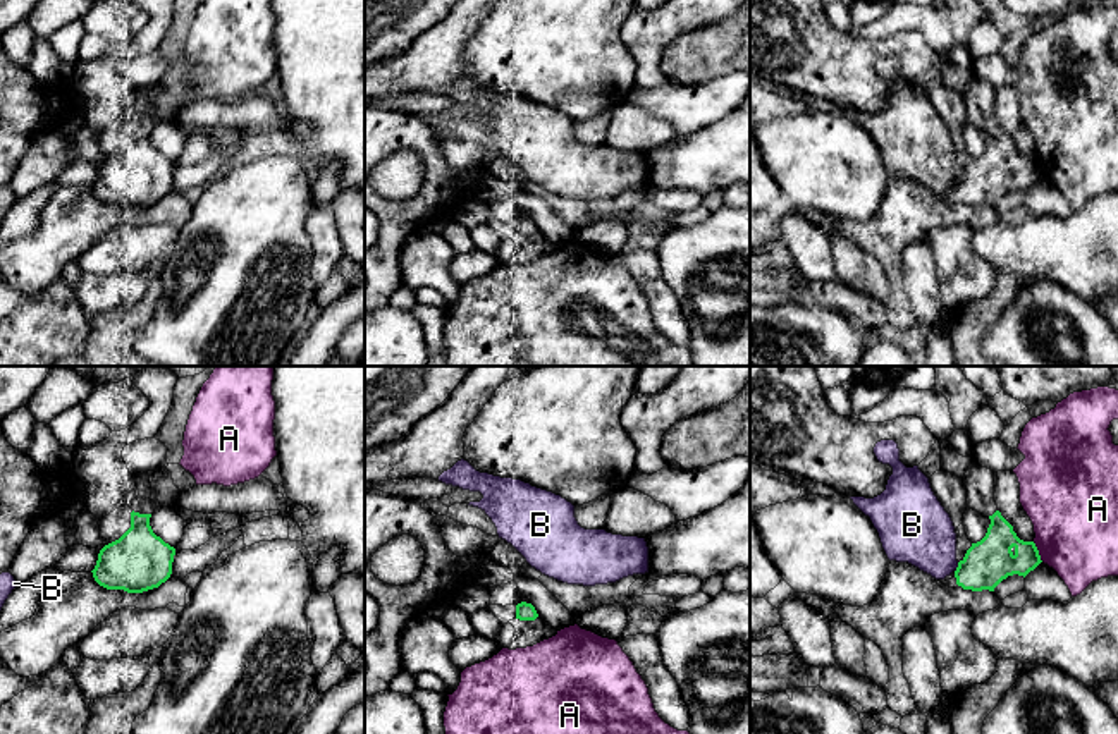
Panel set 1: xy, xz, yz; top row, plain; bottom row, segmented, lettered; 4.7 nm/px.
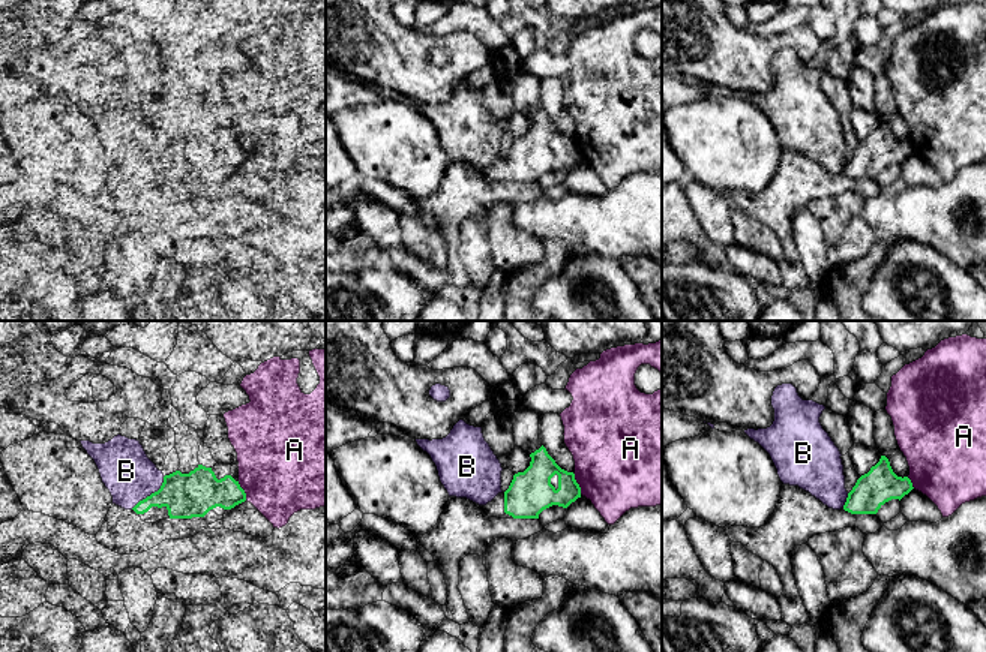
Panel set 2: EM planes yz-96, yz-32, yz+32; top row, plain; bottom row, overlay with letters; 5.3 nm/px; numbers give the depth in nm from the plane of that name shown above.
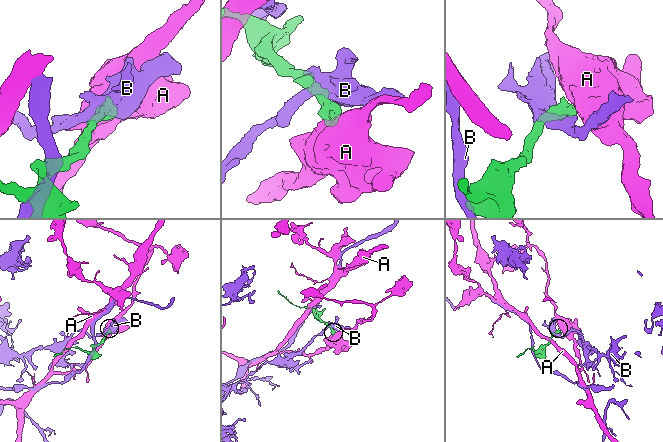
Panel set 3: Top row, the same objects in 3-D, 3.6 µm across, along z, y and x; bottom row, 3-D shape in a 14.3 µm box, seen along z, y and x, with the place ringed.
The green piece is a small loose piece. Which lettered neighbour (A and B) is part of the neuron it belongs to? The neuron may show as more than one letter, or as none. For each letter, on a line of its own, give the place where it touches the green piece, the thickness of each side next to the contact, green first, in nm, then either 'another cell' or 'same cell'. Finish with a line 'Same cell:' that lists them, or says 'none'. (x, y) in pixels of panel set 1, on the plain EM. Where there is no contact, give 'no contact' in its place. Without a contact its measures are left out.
A: meets green in yz at (1038, 167); 220 nm thick on the green side, 400 nm on the other; another cell
B: meets green in yz at (957, 183); 220 nm thick on the green side, 300 nm on the other; another cell
Same cell: none

